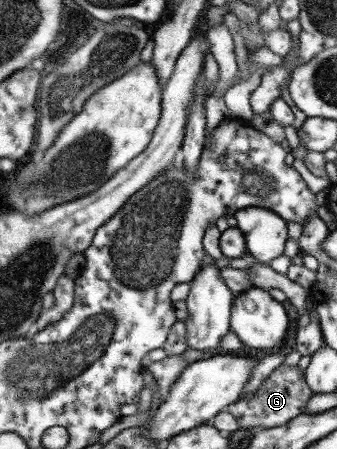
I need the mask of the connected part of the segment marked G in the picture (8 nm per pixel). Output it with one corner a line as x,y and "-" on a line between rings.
283,362
271,372
262,386
255,390
253,396
237,400
235,403
227,405
224,409
231,414
237,422
238,428
255,428
260,426
263,429
283,426
295,416
301,415
305,409
305,403
311,398
311,390
307,388
303,380
304,372
299,370
297,365
287,366

